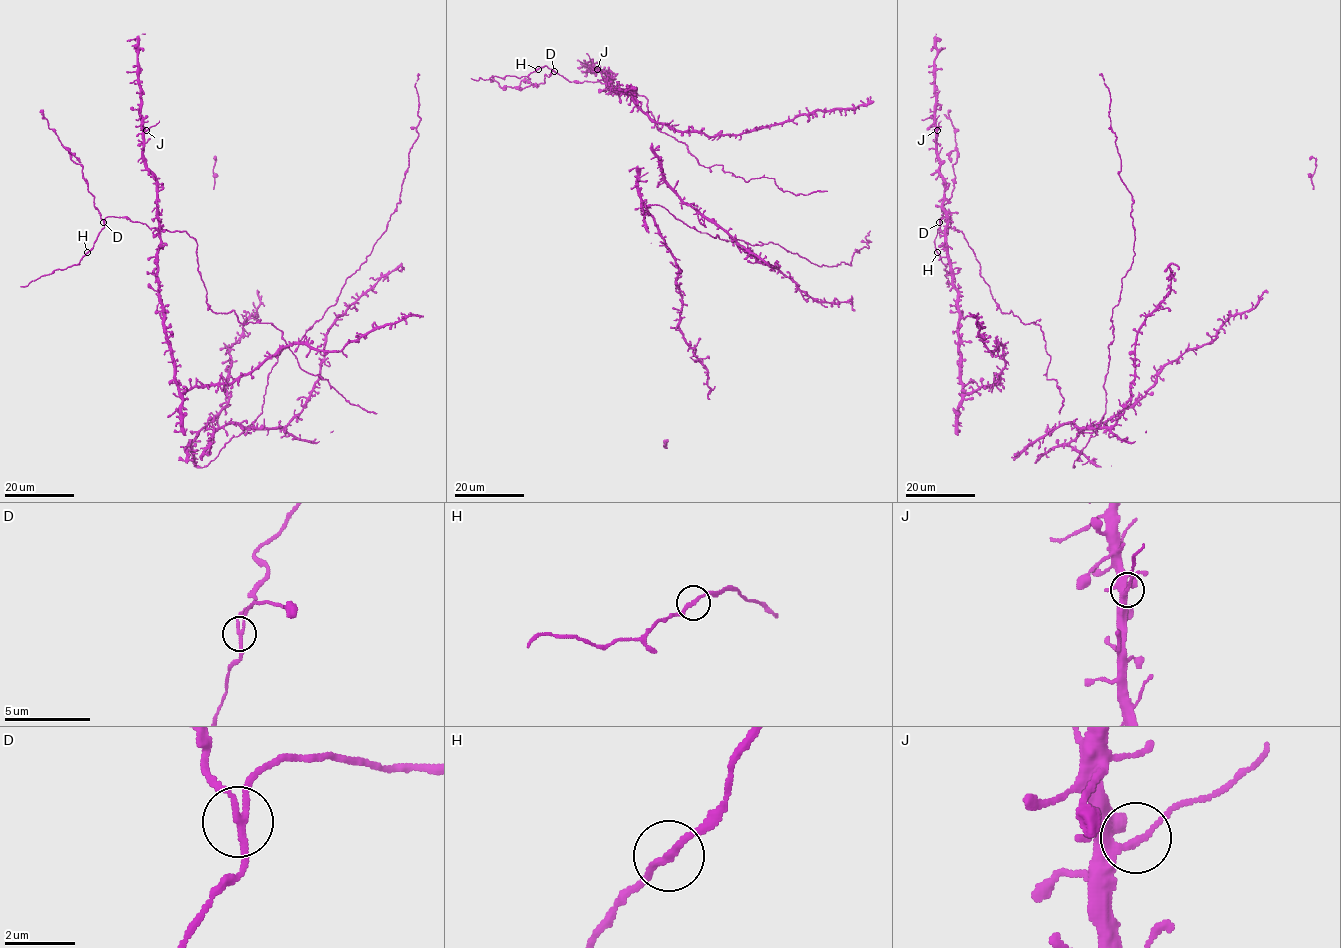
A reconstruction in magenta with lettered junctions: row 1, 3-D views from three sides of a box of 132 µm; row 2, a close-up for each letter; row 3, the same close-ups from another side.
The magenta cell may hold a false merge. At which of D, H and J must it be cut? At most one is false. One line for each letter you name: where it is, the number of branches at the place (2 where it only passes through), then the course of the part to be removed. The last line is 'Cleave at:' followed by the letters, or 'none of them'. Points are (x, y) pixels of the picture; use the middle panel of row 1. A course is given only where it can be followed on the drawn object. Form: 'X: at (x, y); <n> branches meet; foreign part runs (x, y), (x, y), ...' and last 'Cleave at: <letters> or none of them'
D: at (554, 71); 3 branches meet; foreign part runs (554, 71), (548, 76), (544, 75), (544, 82), (533, 86), (501, 87), (494, 80), (491, 82)
Cleave at: D

